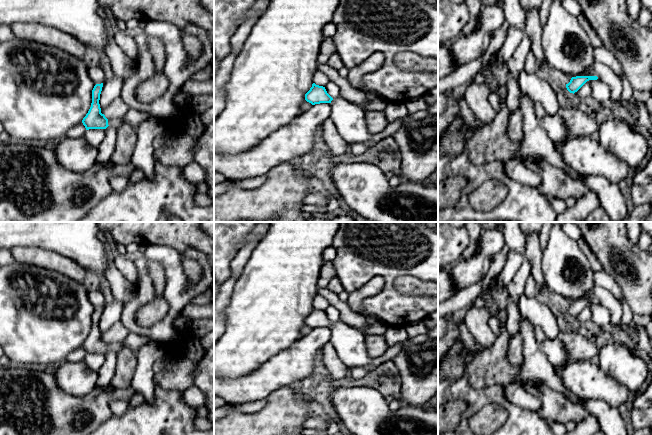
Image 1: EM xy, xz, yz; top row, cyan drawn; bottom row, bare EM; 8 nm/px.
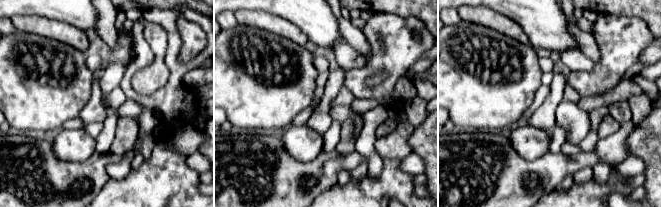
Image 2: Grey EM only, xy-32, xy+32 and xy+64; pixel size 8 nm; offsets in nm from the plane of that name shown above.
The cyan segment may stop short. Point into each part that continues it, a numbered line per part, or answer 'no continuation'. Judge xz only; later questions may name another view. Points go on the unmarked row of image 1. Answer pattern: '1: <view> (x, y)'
1: xz (349, 343)

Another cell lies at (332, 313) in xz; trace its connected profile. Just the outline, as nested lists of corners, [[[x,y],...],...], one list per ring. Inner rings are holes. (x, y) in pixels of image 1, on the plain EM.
[[[329,305],[326,310],[325,313],[327,315],[327,317],[333,322],[338,322],[340,320],[339,317],[339,311],[332,305]]]

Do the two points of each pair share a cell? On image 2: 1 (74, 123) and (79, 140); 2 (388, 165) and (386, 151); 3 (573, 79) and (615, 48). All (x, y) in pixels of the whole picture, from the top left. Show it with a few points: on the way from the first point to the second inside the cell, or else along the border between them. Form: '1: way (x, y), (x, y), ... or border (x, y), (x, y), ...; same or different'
1: border (83, 126), (77, 129), (62, 129); different
2: border (382, 159), (401, 160); different
3: way (585, 79), (591, 79), (610, 60); same

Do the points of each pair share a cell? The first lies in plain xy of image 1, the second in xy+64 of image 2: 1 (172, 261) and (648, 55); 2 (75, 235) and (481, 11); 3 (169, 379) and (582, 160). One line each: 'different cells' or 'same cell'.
1: different cells
2: different cells
3: same cell

